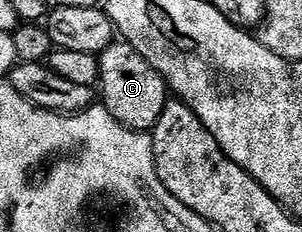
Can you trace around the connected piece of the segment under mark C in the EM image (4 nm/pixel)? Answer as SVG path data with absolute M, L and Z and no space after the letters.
M115 41L110 46L105 47L102 50L102 54L97 56L97 61L98 82L96 84L96 91L100 96L100 103L102 99L103 105L106 106L107 113L122 126L119 128L125 129L127 132L149 133L153 131L160 113L168 102L168 88L162 78L129 45L122 41Z

